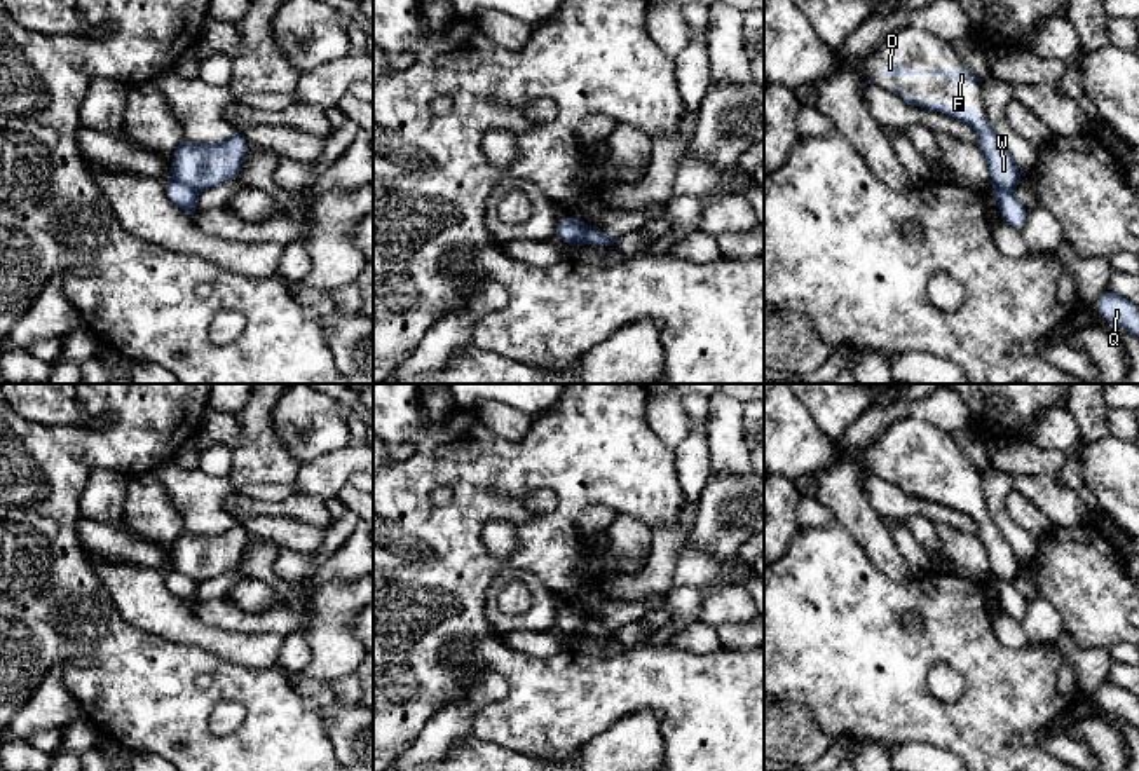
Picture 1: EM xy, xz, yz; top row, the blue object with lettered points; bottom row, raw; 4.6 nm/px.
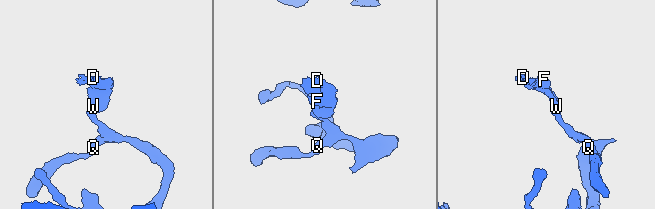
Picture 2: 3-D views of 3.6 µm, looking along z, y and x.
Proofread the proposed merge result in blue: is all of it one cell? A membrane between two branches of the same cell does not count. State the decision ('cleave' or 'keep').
cleave

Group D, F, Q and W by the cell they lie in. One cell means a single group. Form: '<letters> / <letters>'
D F W / Q

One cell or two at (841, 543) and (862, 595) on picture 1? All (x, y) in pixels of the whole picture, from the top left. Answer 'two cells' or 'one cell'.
one cell

